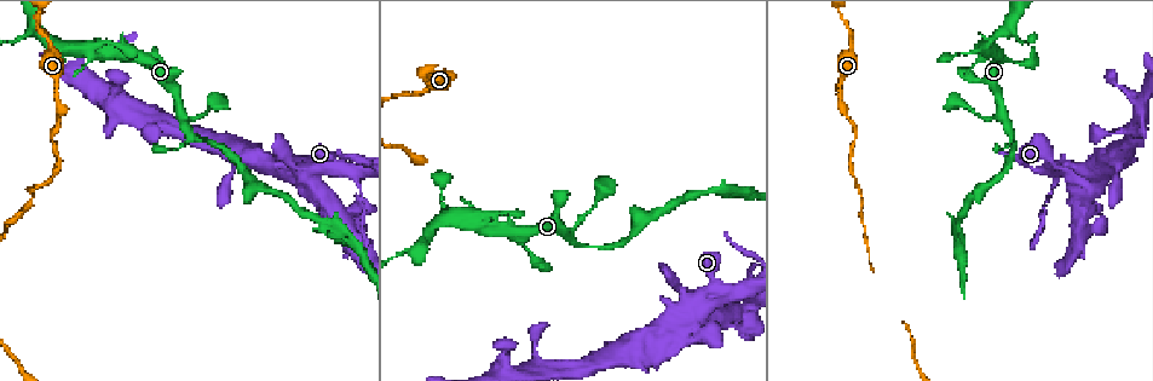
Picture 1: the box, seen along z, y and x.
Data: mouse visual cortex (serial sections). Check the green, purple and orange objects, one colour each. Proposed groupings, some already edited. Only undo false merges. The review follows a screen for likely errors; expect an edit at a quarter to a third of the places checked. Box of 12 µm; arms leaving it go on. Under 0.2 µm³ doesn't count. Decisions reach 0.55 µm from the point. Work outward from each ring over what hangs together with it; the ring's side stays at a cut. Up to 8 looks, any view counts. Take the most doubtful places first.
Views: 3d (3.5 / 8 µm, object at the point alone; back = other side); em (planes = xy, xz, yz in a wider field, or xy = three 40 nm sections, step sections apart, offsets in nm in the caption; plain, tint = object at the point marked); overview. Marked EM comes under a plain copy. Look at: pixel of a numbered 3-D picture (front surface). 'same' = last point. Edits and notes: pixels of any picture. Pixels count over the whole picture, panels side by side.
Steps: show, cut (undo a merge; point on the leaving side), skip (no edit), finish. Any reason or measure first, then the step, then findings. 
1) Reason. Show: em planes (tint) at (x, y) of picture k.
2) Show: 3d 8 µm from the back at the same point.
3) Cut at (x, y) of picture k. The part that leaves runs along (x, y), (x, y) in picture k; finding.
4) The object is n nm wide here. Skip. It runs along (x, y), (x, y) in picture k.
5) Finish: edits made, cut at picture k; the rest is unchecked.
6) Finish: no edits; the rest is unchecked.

Sudden change in width. Show: 3d 3.5 µm at (1009, 126) of picture 1.

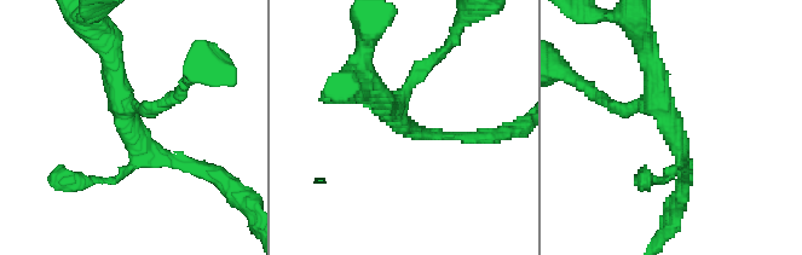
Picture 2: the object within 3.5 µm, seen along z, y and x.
Show: em xy step 2 (tint) at (674, 130) of picture 2.

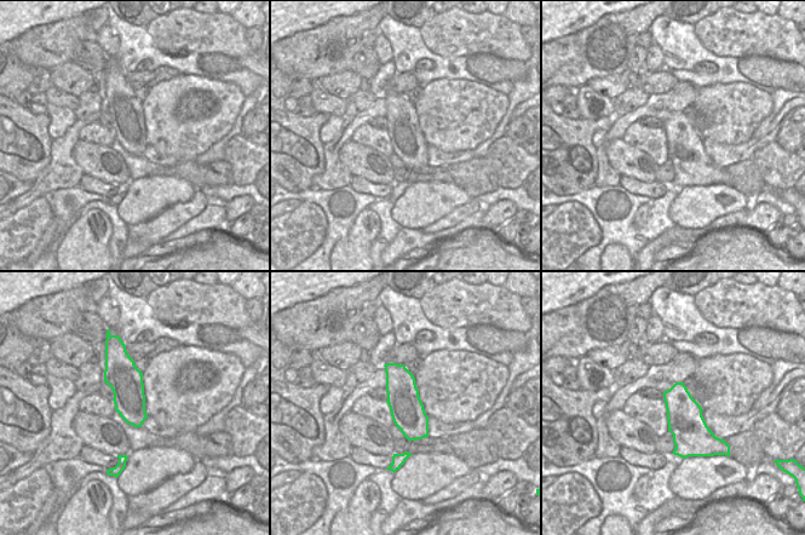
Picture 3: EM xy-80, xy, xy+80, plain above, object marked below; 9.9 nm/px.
Skip. Continuous, no second cell.

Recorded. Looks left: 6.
Thin neck. Show: 3d 8 µm at (31, 193) of picture 1.

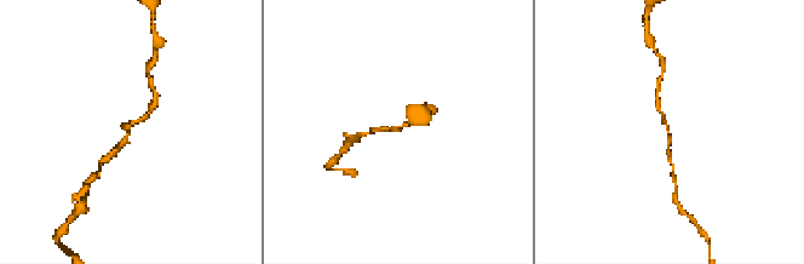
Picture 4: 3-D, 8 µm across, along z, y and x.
The arms are 150, 150 nm wide. Show: em xy step 3 (tint) at (130, 132) of picture 4.

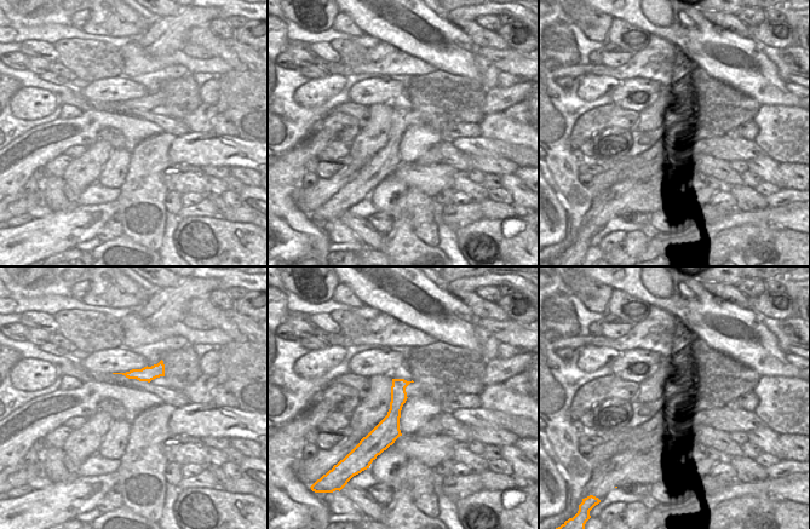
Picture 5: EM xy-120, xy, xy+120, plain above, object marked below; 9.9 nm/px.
Skip. It runs along (151, 108), (128, 127), (127, 138), (105, 160) in picture 4; one cell here.

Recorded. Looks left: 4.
Four arms meet. Show: 3d 3.5 µm at (701, 304) of picture 1.

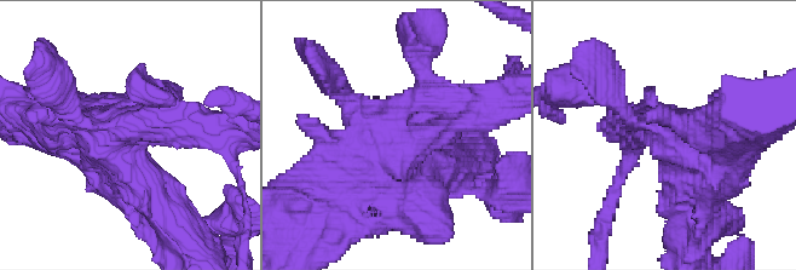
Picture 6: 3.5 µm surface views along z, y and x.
Now the EM. Show: em xy step 1 (tint) at (391, 130) of picture 6.

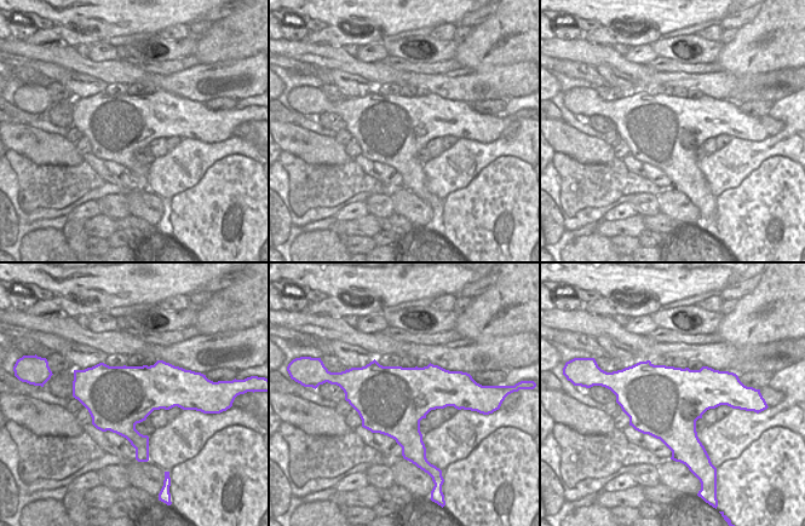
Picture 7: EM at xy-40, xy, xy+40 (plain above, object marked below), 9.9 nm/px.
Skip. It runs along (422, 97), (326, 214) in picture 6; one cell here.

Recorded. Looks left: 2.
Finish: no edits; the rest is unchecked.

